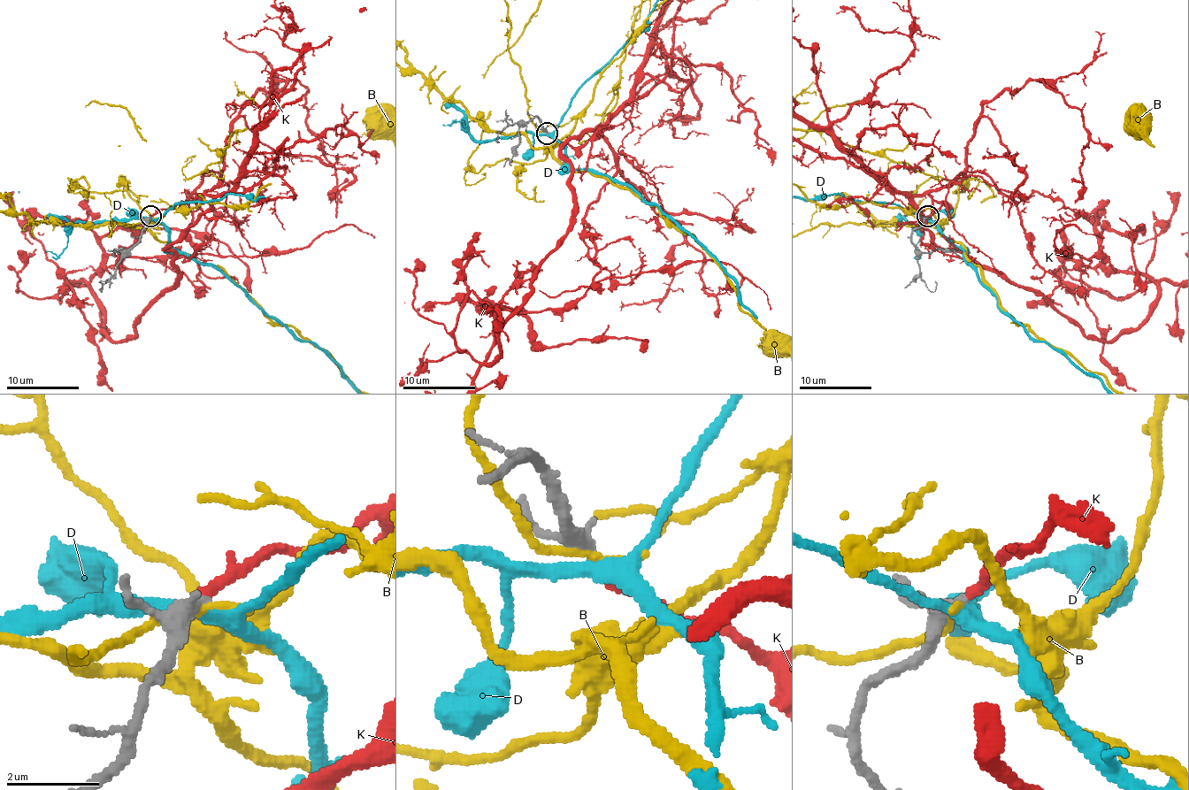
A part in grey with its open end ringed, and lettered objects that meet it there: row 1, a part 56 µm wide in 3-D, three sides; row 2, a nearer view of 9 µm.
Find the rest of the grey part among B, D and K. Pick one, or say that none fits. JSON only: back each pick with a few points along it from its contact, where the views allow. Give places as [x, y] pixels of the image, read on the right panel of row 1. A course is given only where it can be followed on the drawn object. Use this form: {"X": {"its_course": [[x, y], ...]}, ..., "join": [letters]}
{"join": ["K"]}

